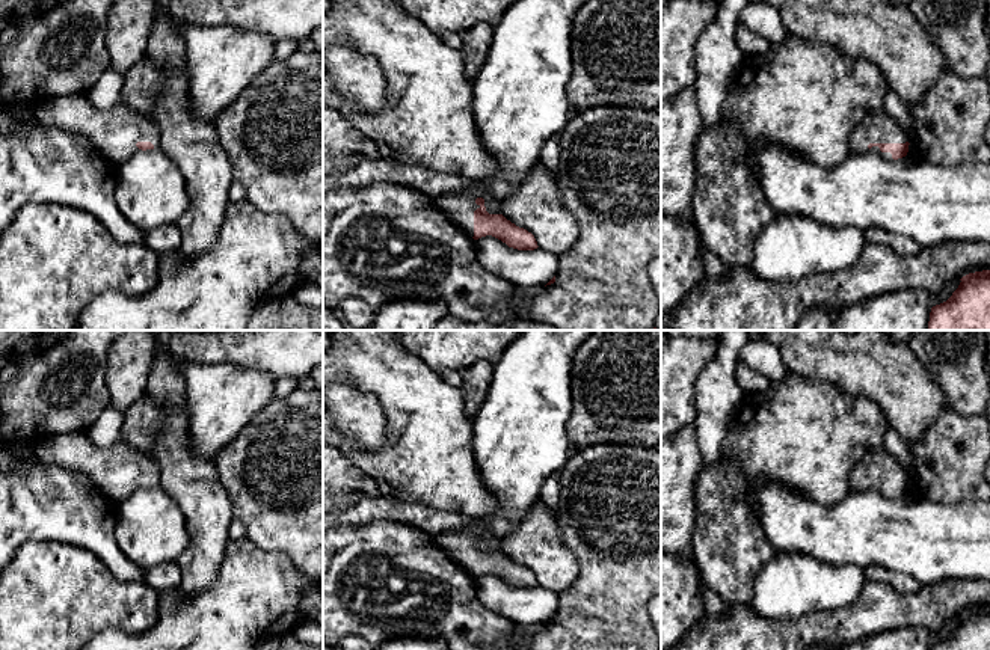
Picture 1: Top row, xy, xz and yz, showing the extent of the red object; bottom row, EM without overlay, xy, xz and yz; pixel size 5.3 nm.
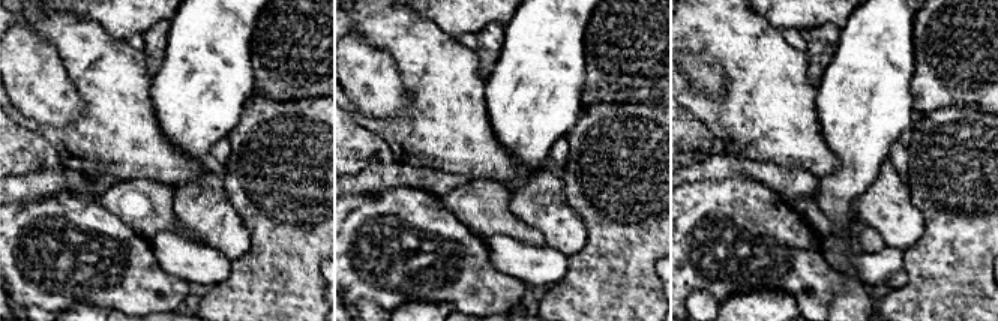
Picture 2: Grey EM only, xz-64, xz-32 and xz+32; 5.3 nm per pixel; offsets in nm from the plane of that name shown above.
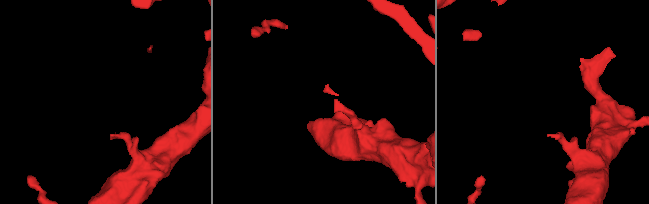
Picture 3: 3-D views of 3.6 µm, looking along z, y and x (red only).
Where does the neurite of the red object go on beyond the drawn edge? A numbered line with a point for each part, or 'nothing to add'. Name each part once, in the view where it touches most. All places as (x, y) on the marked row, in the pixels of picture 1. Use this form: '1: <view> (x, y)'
1: yz (877, 127)

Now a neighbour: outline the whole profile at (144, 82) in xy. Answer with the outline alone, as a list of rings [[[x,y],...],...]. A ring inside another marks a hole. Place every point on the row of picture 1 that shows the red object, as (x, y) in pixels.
[[[145,56],[124,75],[121,104],[152,118],[166,77],[168,69]]]

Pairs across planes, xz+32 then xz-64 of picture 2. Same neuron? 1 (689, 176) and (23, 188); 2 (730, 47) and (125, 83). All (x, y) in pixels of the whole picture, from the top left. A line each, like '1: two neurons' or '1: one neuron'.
1: one neuron
2: one neuron

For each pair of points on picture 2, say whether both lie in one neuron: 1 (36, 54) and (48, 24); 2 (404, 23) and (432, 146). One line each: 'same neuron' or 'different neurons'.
1: different neurons
2: same neuron

